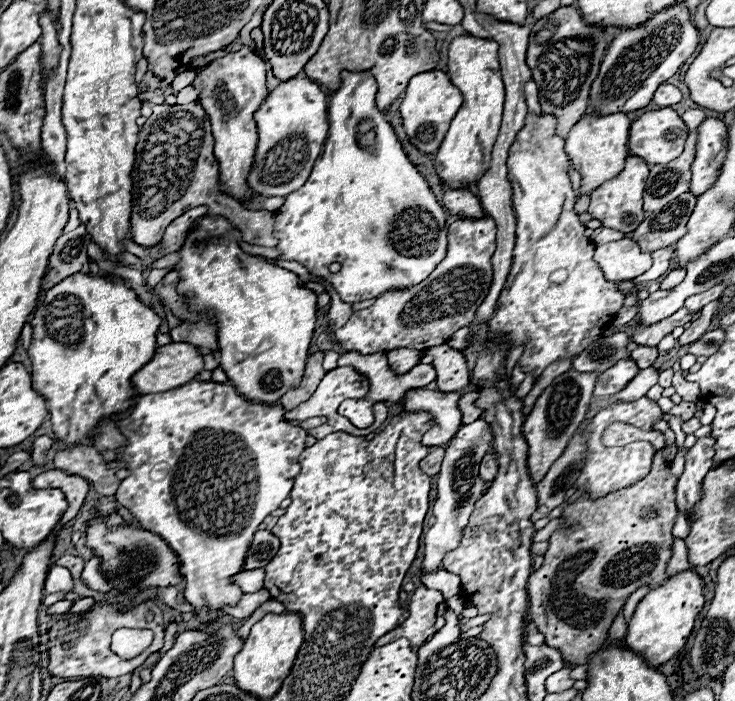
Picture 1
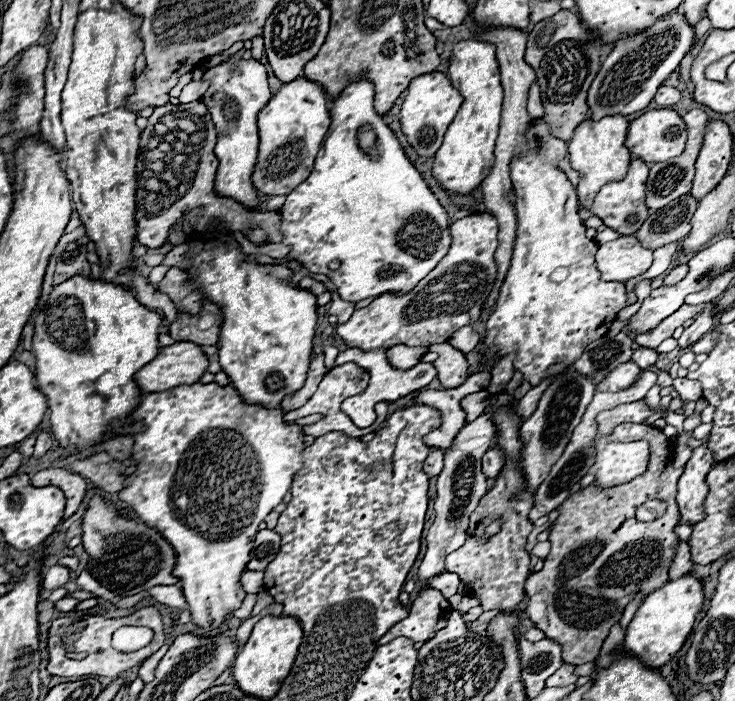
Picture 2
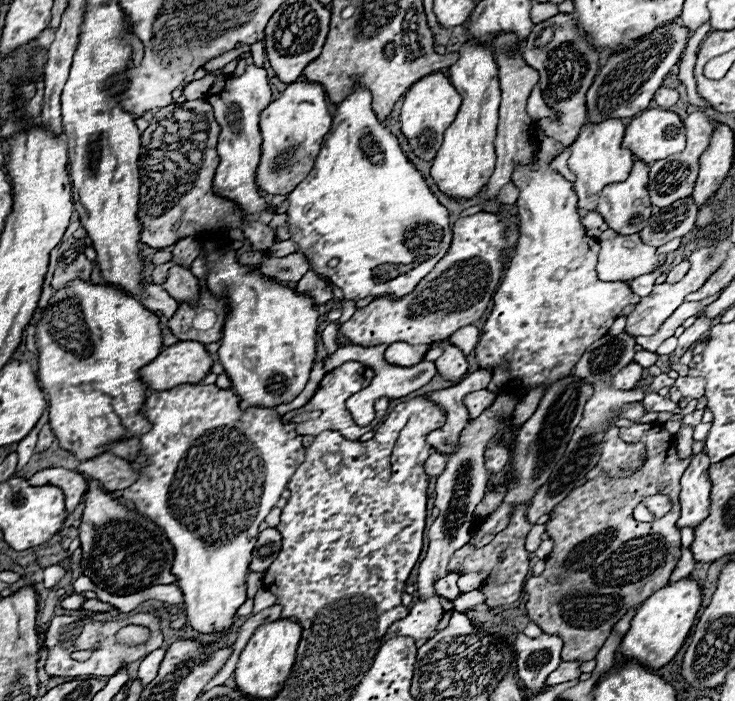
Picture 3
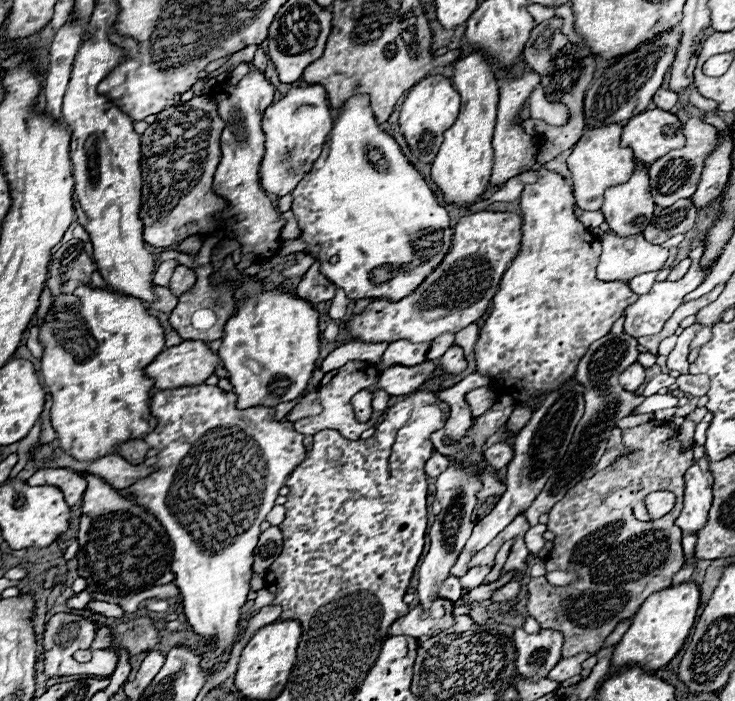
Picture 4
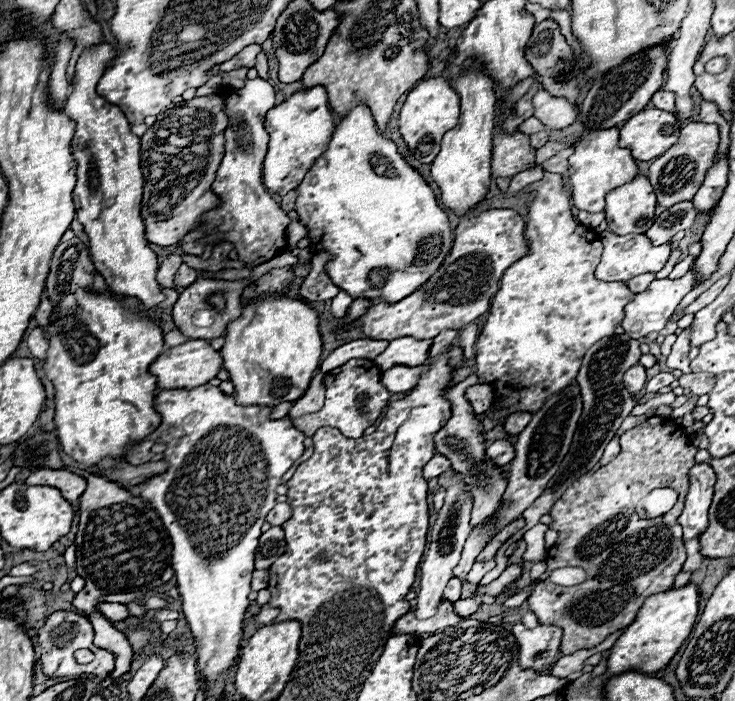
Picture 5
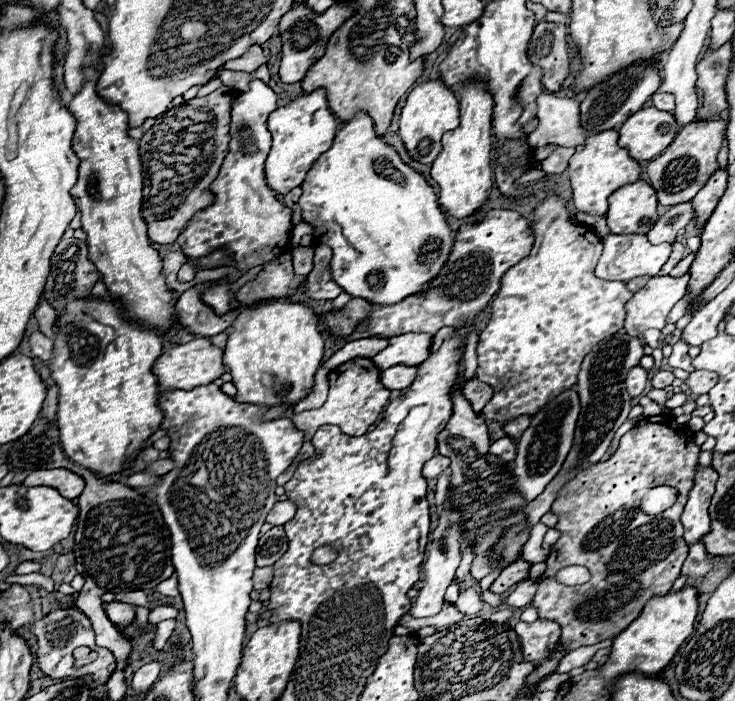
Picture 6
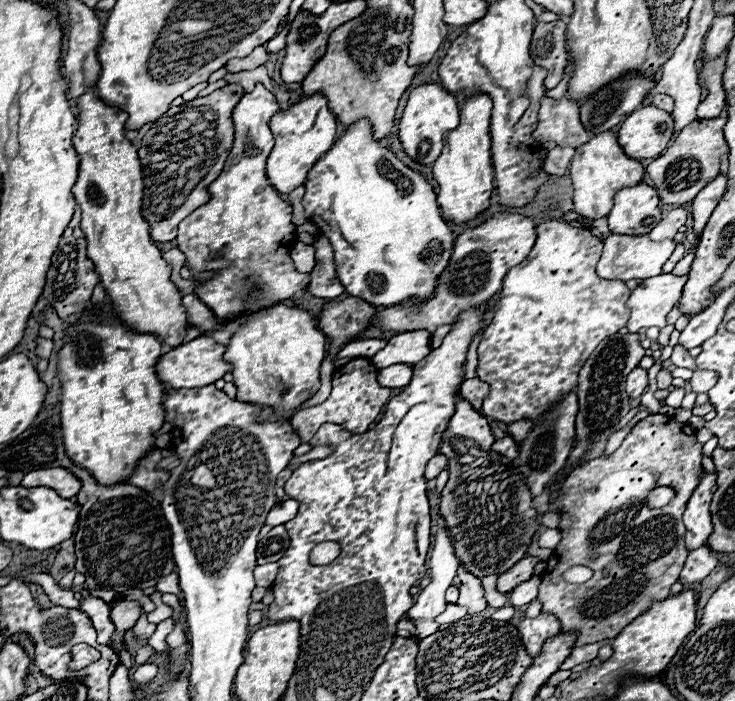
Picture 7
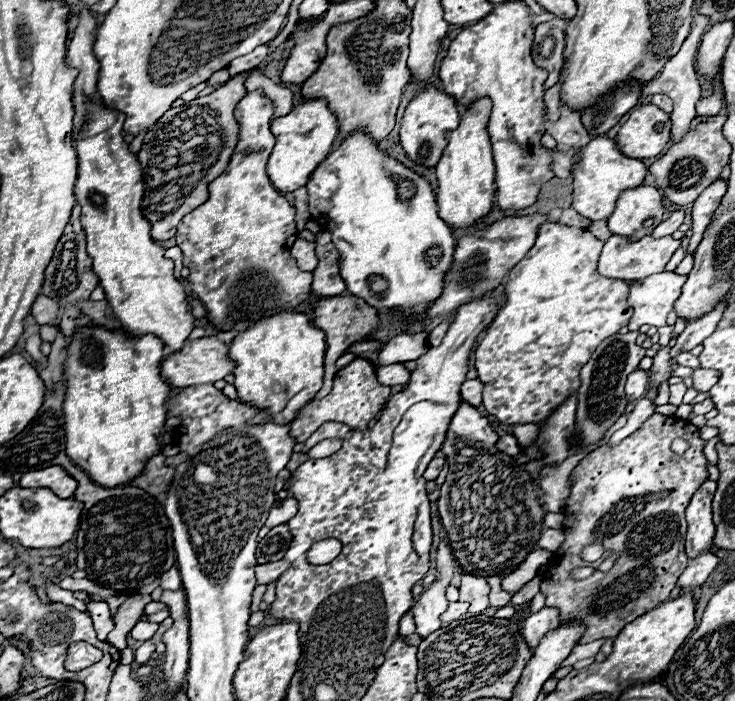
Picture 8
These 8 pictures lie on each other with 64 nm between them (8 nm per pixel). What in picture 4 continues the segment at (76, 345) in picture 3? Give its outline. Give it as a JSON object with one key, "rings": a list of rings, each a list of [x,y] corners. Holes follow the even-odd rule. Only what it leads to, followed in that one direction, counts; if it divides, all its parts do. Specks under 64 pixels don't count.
{"rings":[[[80,284],[72,294],[56,296],[44,318],[44,324],[40,326],[38,340],[44,346],[40,372],[52,396],[50,420],[58,434],[60,446],[70,456],[92,462],[92,458],[112,454],[116,444],[142,438],[156,428],[148,410],[154,382],[146,378],[142,370],[164,350],[164,332],[158,318],[148,314],[142,300]]]}

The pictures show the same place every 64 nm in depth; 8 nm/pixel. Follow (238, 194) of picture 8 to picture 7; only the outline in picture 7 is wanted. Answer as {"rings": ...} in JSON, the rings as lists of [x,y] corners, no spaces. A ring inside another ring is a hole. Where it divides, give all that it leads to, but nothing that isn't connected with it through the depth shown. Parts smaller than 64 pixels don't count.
{"rings":[[[256,84],[256,88],[240,98],[240,102],[234,106],[232,120],[234,120],[234,144],[230,150],[230,156],[224,164],[222,174],[208,186],[212,200],[198,210],[194,210],[180,226],[178,226],[178,248],[186,254],[186,264],[190,266],[192,274],[198,276],[202,272],[202,266],[230,266],[220,272],[222,280],[208,280],[204,284],[198,284],[194,290],[198,298],[216,314],[216,318],[238,318],[244,312],[258,312],[262,308],[268,308],[272,304],[280,304],[288,298],[300,298],[302,290],[308,286],[308,274],[296,272],[288,246],[294,240],[294,224],[292,224],[292,206],[284,202],[278,192],[268,184],[266,178],[266,158],[274,146],[272,132],[268,128],[268,122],[272,114],[280,110],[276,96],[266,90],[262,84]],[[214,258],[224,258],[230,264],[204,264]]]}

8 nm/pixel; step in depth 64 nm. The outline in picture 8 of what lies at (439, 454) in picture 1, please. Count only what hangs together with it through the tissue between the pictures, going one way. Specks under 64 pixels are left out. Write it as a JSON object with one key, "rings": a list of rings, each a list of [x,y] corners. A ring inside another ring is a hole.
{"rings":[[[434,458],[434,460],[428,464],[428,468],[426,468],[426,472],[424,472],[424,478],[426,478],[426,480],[436,480],[436,476],[440,474],[444,462],[446,462],[444,458]]]}

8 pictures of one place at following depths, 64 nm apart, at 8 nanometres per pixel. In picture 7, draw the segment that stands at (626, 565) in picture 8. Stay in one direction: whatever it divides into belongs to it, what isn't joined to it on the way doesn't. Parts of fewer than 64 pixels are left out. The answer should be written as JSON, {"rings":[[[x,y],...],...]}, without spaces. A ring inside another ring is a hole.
{"rings":[[[652,414],[640,420],[638,426],[630,430],[630,434],[624,438],[622,446],[614,454],[586,462],[586,466],[576,468],[562,482],[560,496],[554,502],[562,516],[558,526],[562,530],[562,540],[554,548],[554,554],[548,558],[548,568],[542,576],[536,600],[542,602],[544,614],[554,614],[560,620],[562,632],[576,634],[574,646],[594,644],[618,636],[654,600],[668,598],[670,586],[678,580],[680,570],[688,556],[688,550],[684,546],[686,528],[682,524],[682,512],[686,510],[694,486],[700,482],[700,472],[702,472],[702,444],[696,442],[696,430],[688,424],[676,422],[674,418],[670,418],[662,426],[656,426]],[[658,486],[674,488],[676,496],[668,504],[668,508],[650,510],[646,508],[644,500],[648,492]],[[578,564],[592,568],[594,576],[584,584],[566,584],[562,580],[564,570],[568,570],[568,566]]]}

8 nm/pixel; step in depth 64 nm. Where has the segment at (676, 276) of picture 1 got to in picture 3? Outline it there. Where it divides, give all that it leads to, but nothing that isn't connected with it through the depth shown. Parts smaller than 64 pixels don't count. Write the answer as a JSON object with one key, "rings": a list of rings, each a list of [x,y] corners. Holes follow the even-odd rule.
{"rings":[[[688,260],[680,262],[678,266],[674,266],[674,268],[668,272],[668,278],[666,278],[666,282],[668,282],[668,284],[676,284],[676,282],[680,282],[680,280],[686,276],[688,268],[690,268],[690,262],[688,262]]]}

